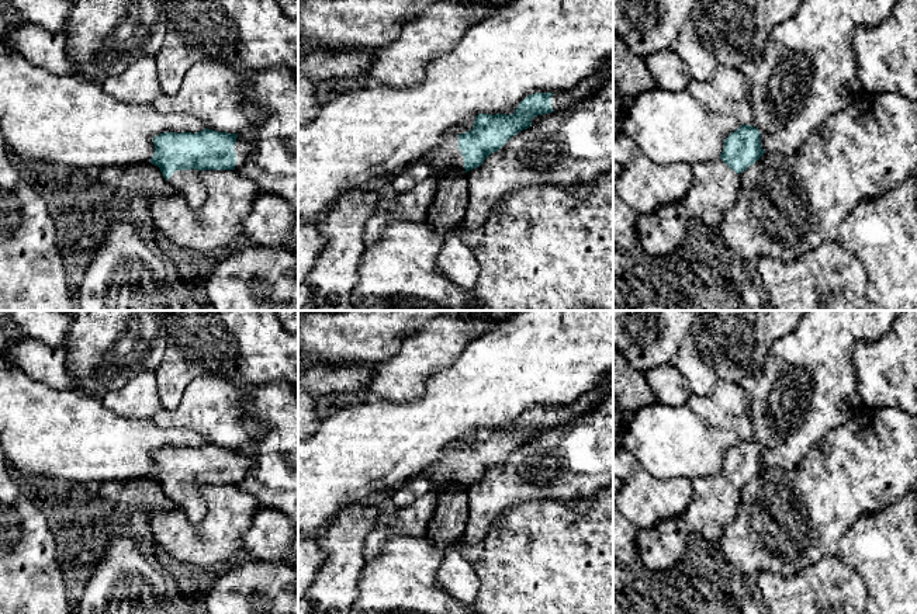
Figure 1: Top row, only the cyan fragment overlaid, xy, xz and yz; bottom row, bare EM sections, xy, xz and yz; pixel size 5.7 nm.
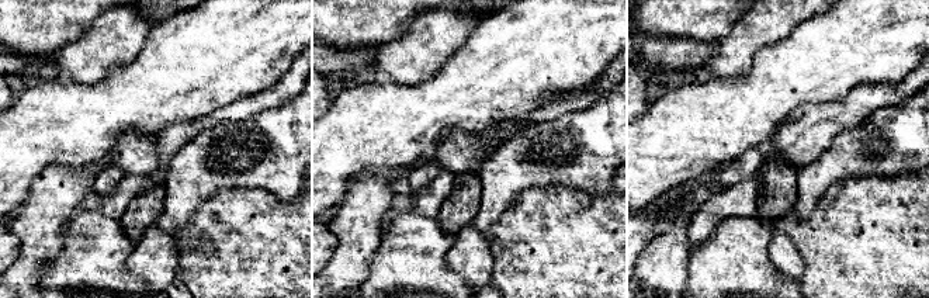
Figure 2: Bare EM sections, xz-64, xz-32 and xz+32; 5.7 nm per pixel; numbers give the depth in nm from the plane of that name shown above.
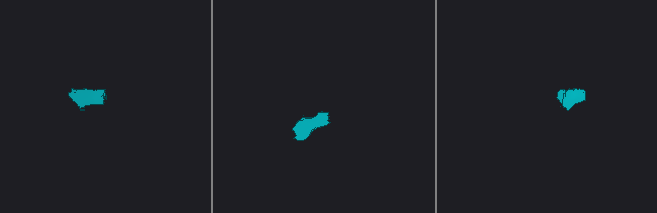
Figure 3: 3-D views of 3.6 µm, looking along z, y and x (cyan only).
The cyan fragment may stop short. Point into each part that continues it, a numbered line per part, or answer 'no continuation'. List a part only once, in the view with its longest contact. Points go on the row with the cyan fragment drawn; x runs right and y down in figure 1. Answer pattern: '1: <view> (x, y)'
1: xy (189, 183)
2: xz (446, 158)

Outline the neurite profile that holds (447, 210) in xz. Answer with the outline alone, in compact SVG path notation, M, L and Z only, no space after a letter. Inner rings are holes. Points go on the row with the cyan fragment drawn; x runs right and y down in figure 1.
M466 173L433 174L435 197L425 223L440 236L458 228L468 205L468 183Z

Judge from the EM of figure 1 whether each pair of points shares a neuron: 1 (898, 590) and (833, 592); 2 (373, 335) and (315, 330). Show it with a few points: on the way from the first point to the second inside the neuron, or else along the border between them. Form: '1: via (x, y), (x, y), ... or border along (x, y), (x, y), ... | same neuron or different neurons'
1: border along (845, 564), (862, 580), (867, 599) | different neurons
2: via (359, 335), (329, 335) | same neuron

